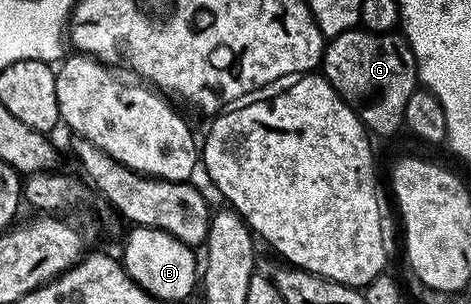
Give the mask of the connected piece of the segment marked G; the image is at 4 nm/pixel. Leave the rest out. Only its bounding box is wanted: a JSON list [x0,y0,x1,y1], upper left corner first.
[321,29,419,135]

